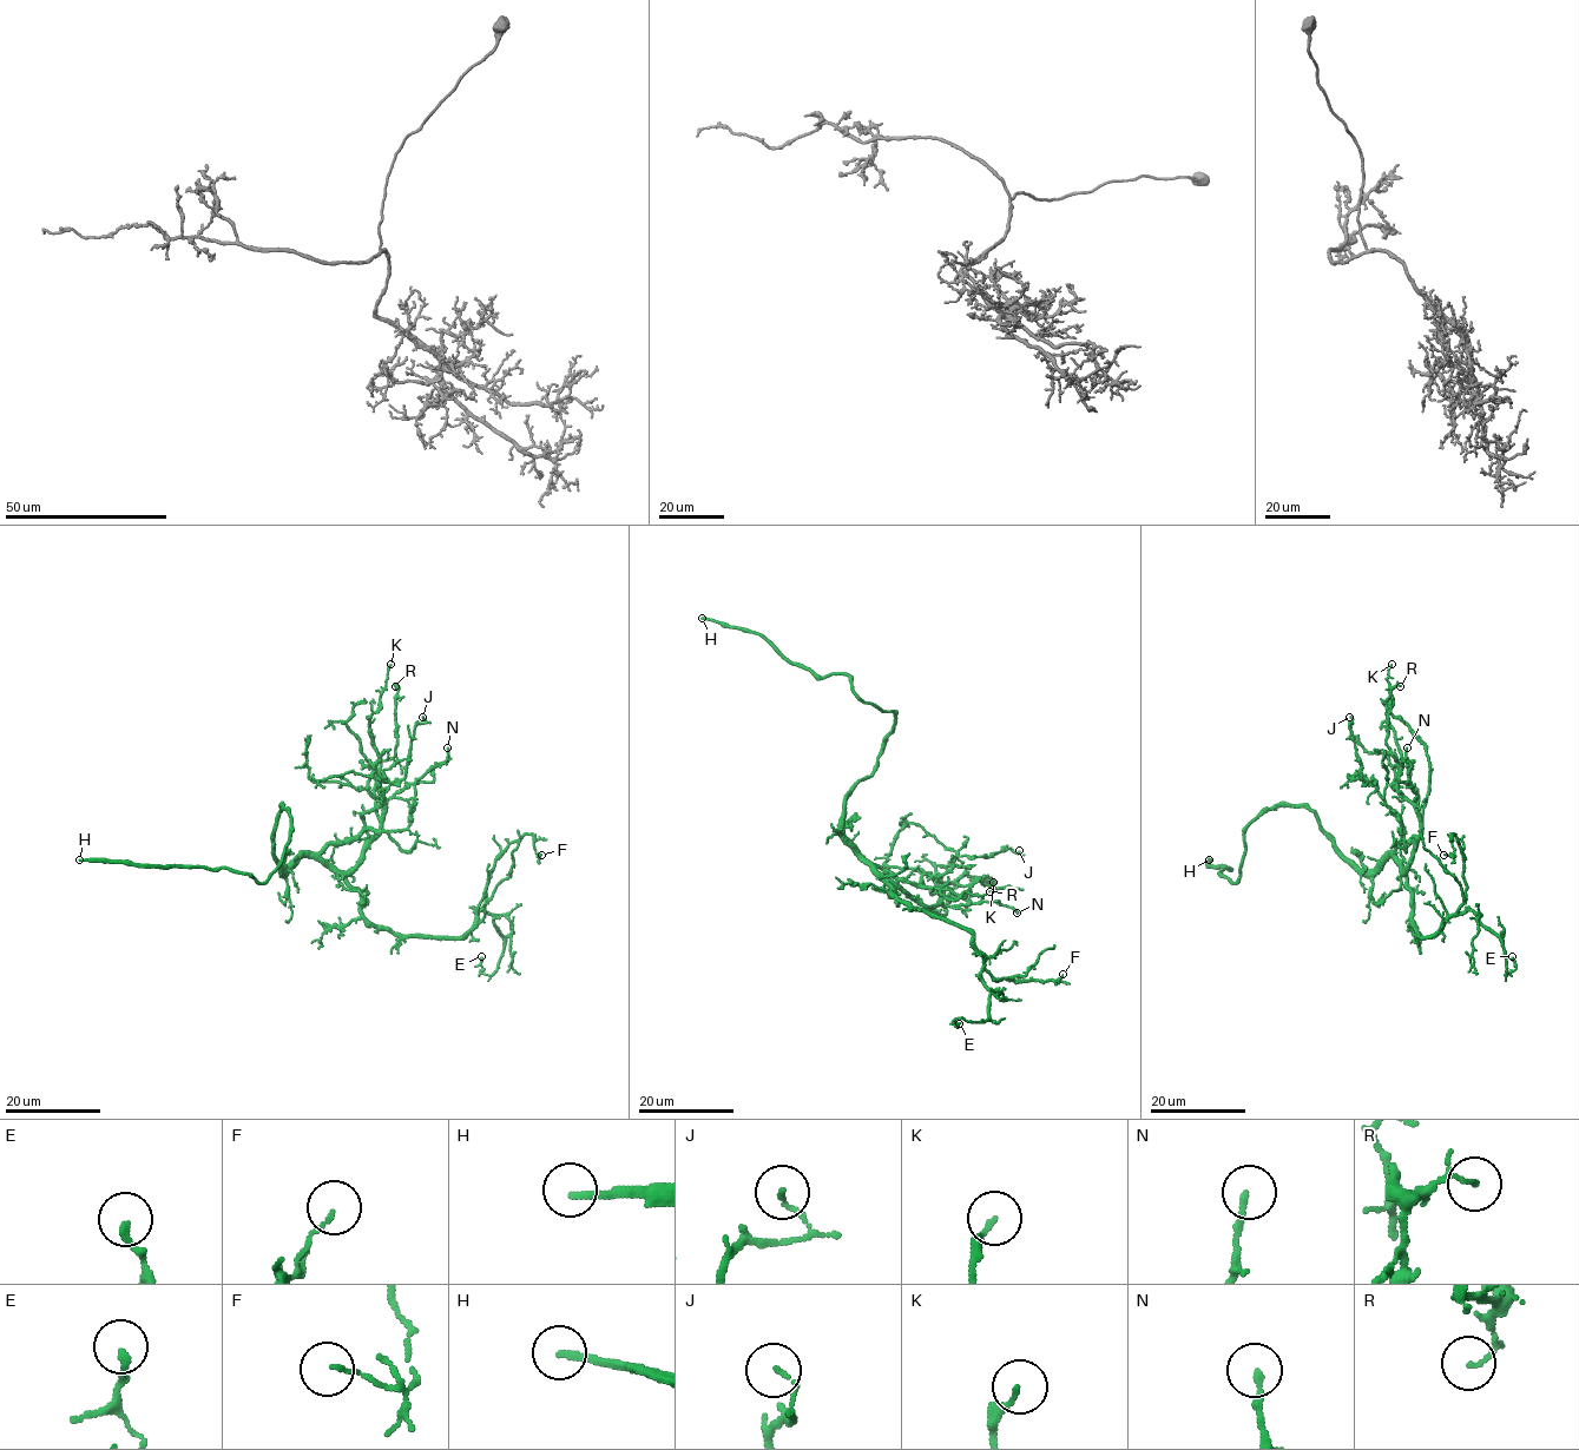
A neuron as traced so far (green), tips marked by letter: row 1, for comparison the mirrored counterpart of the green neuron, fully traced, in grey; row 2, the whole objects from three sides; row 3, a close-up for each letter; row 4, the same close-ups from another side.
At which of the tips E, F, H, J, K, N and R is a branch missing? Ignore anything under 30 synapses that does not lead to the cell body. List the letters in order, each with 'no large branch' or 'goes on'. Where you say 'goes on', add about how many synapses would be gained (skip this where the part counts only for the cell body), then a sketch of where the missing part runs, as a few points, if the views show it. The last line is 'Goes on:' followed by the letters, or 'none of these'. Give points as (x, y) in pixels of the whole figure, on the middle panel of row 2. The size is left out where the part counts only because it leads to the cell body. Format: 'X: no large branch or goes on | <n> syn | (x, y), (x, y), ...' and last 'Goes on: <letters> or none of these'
E: no large branch
F: no large branch
H: goes on | 300 syn
J: no large branch
K: no large branch
N: no large branch
R: no large branch
Goes on: H

